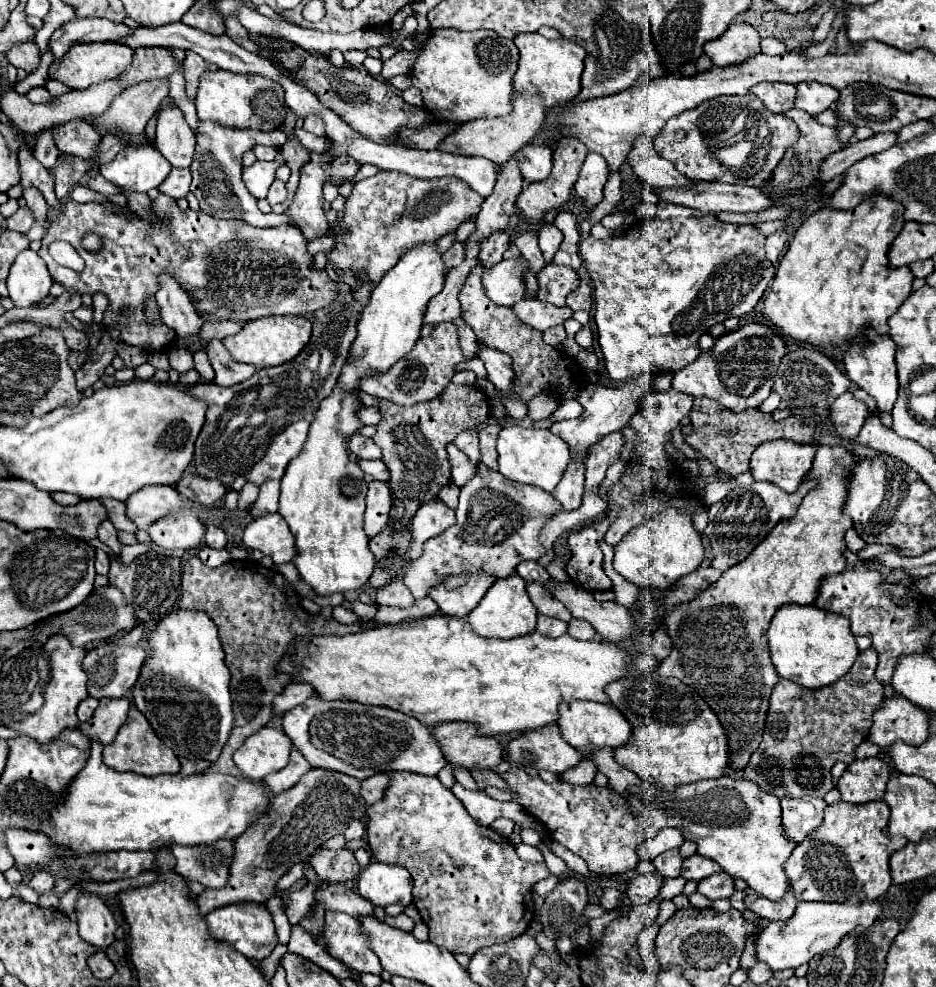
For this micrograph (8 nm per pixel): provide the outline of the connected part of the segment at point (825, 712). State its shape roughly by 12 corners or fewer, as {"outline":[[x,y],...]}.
{"outline":[[877,652],[809,690],[781,678],[741,776],[823,798],[885,702]]}

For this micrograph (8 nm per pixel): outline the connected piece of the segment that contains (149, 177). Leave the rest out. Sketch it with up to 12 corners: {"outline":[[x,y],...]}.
{"outline":[[129,146],[99,168],[115,186],[147,194],[171,164],[153,146]]}

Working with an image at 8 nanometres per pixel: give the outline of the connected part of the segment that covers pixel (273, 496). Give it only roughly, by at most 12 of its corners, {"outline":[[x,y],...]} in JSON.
{"outline":[[279,480],[261,484],[253,516],[277,510]]}

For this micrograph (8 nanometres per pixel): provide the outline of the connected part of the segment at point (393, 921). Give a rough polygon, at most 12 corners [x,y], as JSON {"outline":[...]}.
{"outline":[[405,914],[387,916],[385,922],[393,928],[411,932],[413,920]]}

